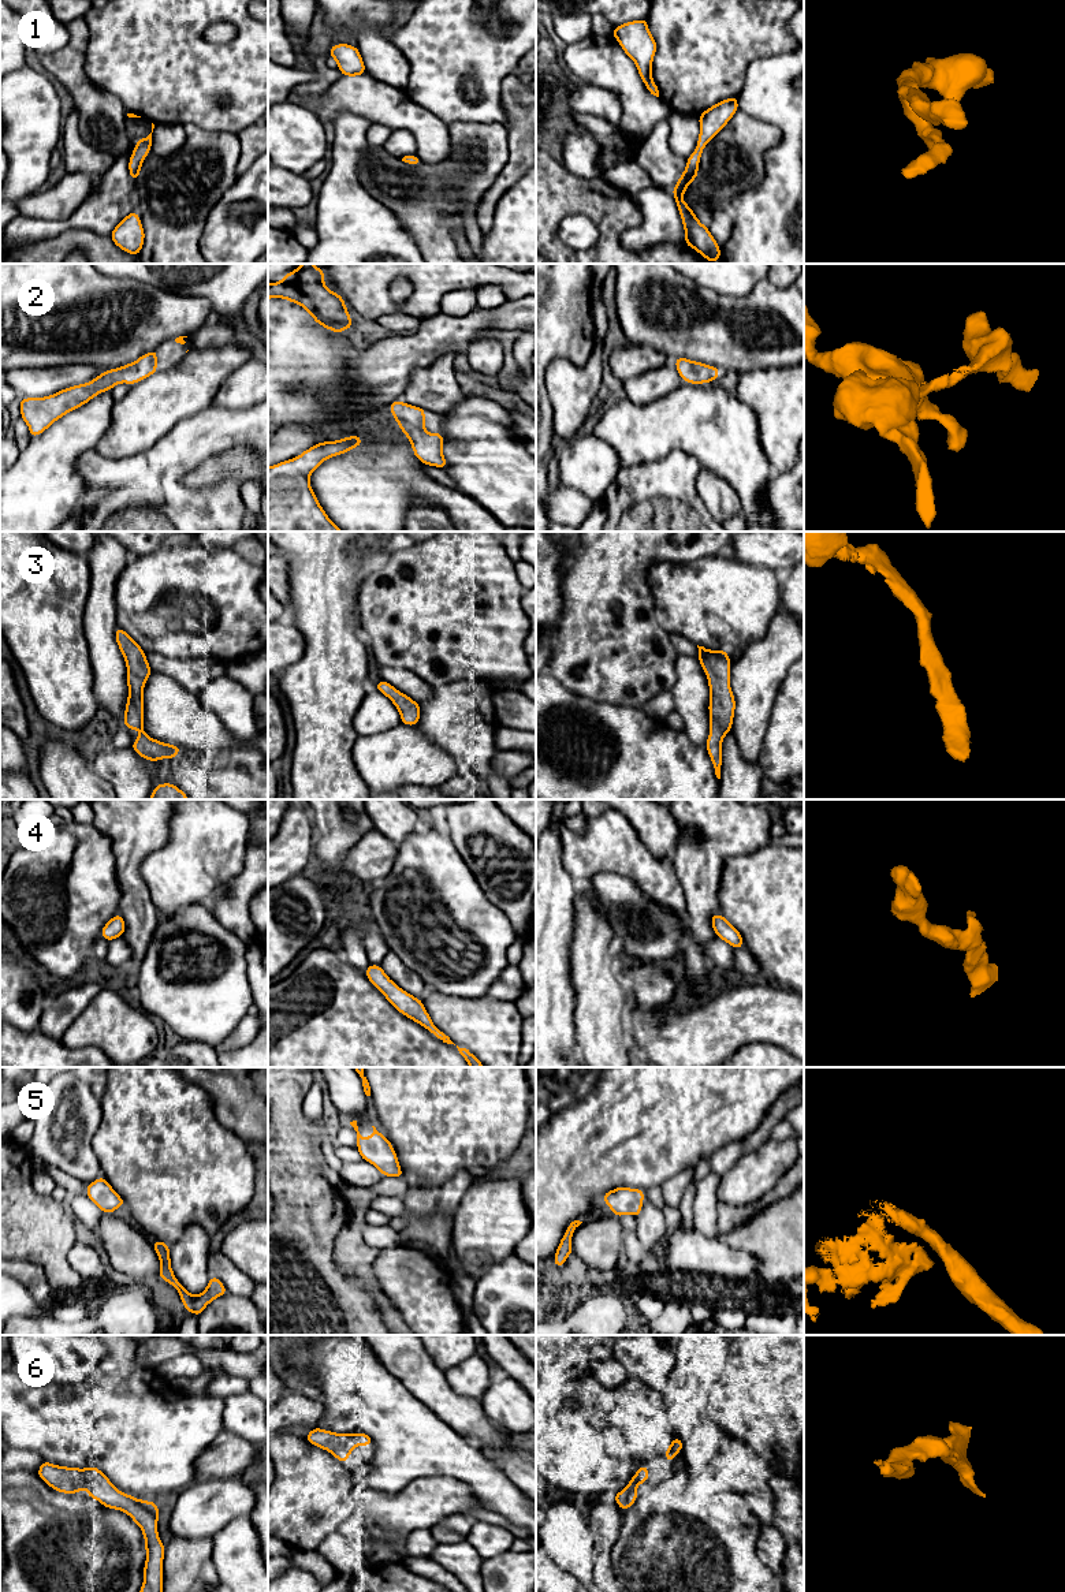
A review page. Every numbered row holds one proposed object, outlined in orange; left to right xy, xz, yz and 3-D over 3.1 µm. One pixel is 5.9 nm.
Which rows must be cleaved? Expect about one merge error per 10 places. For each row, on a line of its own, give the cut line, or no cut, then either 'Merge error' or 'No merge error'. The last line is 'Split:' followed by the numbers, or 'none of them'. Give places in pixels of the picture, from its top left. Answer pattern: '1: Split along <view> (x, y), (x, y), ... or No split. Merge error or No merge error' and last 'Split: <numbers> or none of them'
1: No split. No merge error
2: No split. No merge error
3: No split. No merge error
4: No split. No merge error
5: No split. No merge error
6: No split. No merge error
Split: none of them

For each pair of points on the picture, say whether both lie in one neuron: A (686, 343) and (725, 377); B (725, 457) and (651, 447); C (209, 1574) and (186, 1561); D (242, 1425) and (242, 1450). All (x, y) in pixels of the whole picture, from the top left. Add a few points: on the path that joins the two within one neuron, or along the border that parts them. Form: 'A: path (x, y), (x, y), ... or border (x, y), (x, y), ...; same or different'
A: border (721, 371), (734, 371), (738, 375); different
B: path (707, 439), (669, 437); same
C: path (204, 1570), (192, 1562); same
D: border (224, 1428), (253, 1443); different

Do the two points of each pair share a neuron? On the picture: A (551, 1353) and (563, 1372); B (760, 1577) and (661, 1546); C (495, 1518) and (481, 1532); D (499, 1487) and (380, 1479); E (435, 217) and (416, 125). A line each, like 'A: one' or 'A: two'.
A: two
B: one
C: two
D: one
E: two

